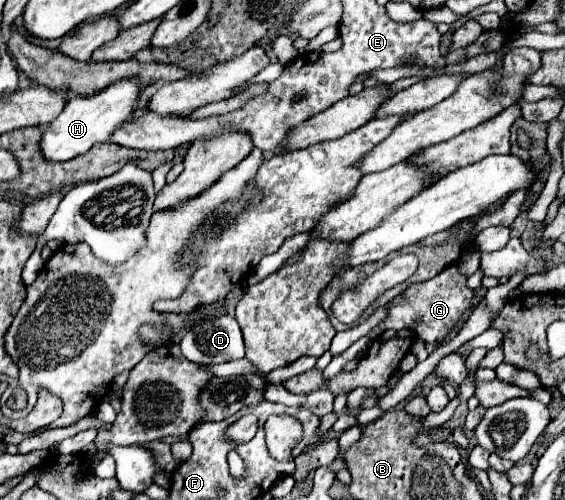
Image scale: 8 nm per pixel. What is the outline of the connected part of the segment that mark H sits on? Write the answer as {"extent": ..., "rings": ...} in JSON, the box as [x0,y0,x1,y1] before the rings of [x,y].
{"extent":[39,79,141,163],"rings":[[[123,79],[93,97],[69,99],[65,109],[59,113],[59,117],[53,123],[49,123],[47,129],[43,131],[43,137],[39,141],[41,155],[53,163],[69,161],[89,151],[95,143],[105,143],[113,135],[113,131],[133,115],[139,93],[141,93],[141,85],[135,79]]]}

